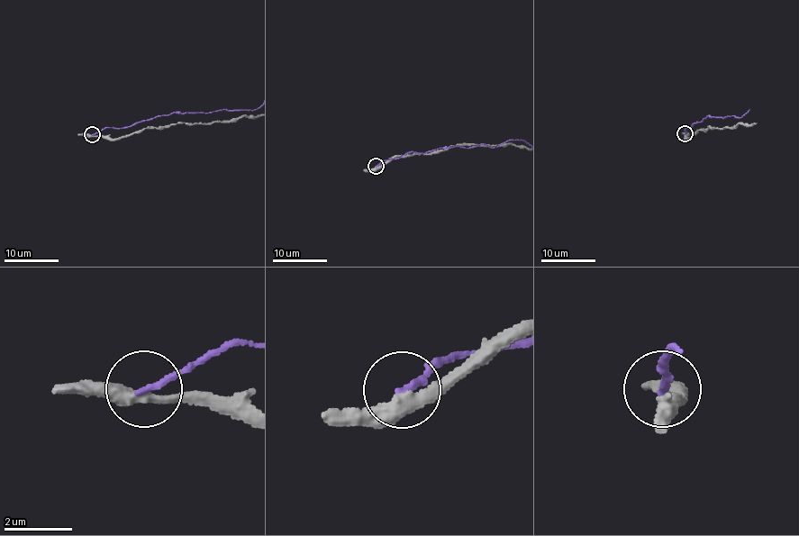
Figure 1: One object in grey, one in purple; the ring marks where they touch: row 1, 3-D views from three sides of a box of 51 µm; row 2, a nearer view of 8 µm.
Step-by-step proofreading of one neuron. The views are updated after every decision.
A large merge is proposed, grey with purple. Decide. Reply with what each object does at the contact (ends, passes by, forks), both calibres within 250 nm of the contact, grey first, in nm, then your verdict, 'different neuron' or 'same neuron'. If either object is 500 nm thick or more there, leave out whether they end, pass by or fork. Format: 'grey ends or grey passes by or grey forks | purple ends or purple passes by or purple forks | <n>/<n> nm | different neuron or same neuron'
grey passes by | purple ends | 400/200 nm | different neuron

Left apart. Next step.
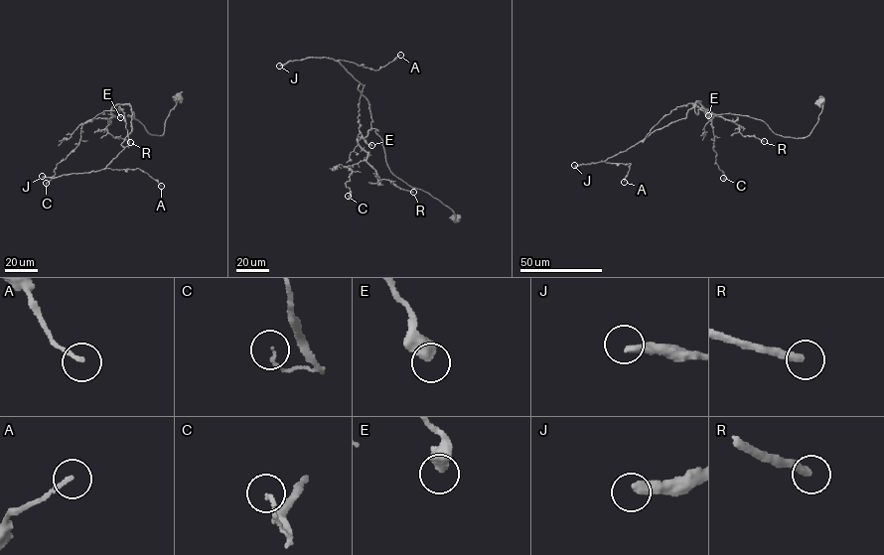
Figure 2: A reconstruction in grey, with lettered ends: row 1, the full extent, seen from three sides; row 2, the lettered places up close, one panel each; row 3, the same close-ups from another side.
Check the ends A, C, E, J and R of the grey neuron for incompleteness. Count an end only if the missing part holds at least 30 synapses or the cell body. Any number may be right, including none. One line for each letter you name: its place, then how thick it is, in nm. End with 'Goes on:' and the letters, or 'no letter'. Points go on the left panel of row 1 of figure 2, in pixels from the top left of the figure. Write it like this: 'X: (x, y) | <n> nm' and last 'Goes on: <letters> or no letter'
J: (42, 176) | 340 nm
R: (130, 142) | 280 nm
Goes on: J, R

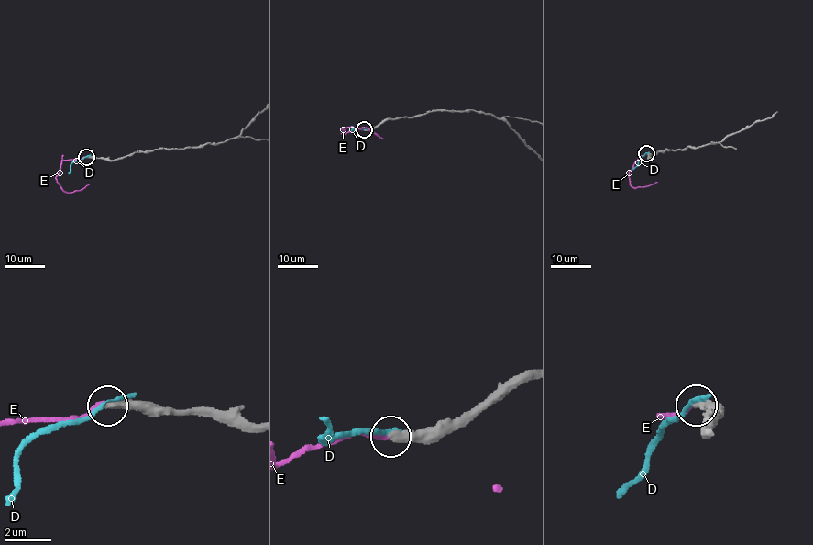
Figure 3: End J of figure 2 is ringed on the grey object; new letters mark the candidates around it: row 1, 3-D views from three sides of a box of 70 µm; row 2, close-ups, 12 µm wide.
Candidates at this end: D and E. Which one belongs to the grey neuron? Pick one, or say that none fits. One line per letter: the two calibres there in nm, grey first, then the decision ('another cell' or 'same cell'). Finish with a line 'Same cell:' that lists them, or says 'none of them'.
D: 440/280 nm | another cell
E: 340/190 nm | another cell
Same cell: none of them

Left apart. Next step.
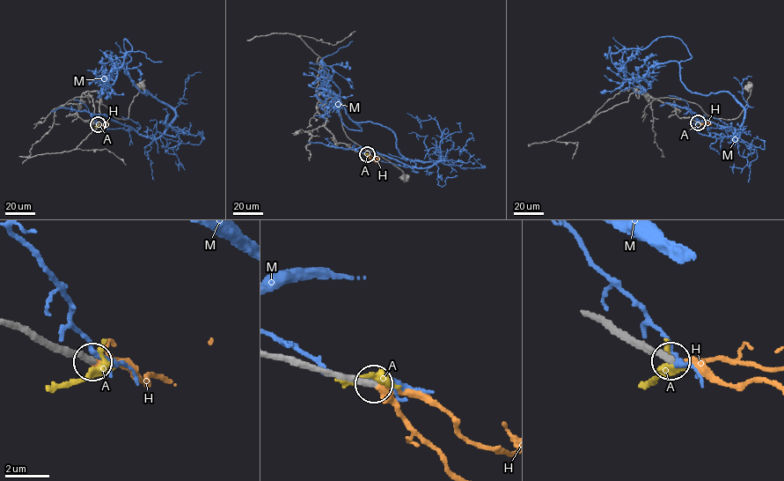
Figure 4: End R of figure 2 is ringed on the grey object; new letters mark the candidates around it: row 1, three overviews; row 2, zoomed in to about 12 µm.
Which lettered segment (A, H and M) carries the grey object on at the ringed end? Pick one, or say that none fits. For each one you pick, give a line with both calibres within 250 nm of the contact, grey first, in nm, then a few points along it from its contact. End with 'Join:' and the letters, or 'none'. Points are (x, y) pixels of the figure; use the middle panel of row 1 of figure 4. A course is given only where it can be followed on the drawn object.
H: 320/400 nm | via (367, 154), (379, 158)
Join: H

